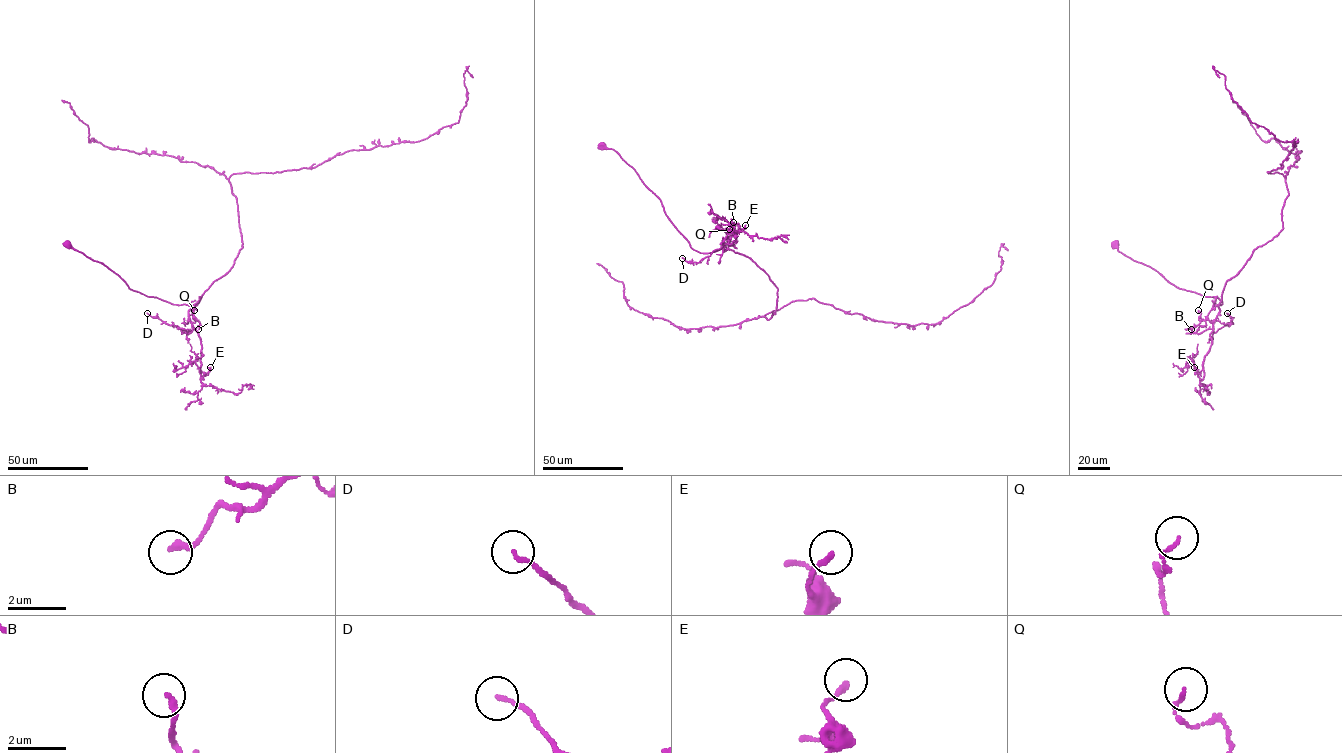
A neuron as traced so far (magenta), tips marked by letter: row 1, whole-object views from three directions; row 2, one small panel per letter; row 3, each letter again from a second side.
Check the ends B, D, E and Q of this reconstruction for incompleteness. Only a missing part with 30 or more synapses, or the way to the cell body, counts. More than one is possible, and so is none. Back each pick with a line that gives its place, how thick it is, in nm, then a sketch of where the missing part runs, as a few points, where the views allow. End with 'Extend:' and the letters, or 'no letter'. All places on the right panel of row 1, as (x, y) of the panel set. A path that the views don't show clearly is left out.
Extend: no letter

